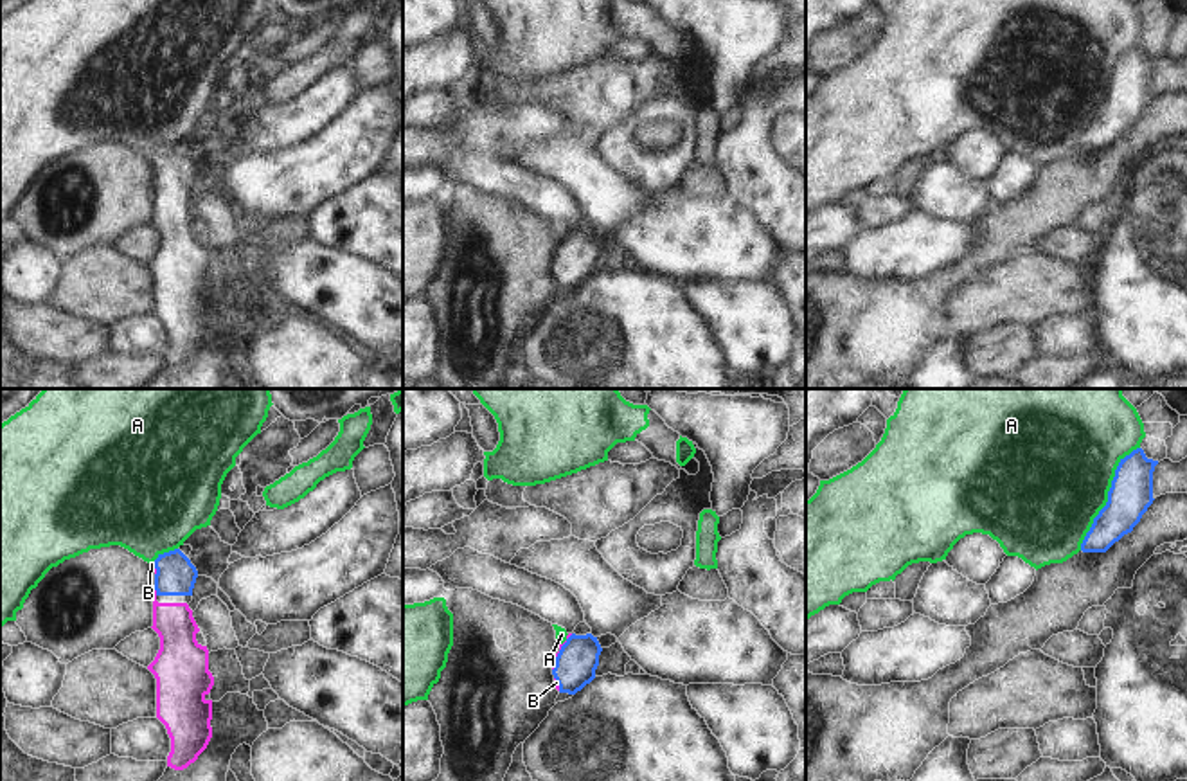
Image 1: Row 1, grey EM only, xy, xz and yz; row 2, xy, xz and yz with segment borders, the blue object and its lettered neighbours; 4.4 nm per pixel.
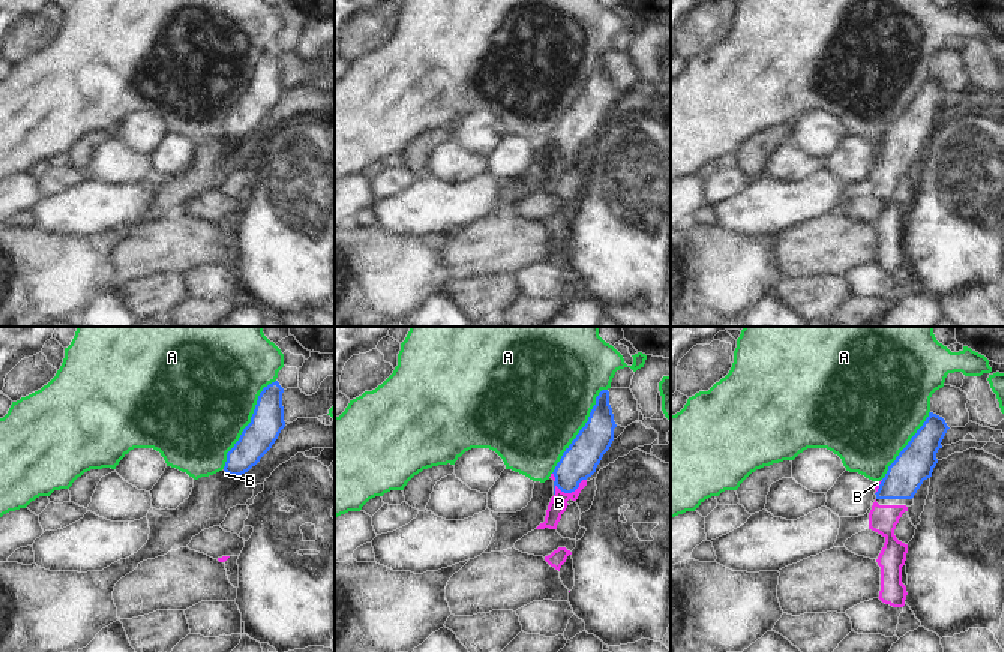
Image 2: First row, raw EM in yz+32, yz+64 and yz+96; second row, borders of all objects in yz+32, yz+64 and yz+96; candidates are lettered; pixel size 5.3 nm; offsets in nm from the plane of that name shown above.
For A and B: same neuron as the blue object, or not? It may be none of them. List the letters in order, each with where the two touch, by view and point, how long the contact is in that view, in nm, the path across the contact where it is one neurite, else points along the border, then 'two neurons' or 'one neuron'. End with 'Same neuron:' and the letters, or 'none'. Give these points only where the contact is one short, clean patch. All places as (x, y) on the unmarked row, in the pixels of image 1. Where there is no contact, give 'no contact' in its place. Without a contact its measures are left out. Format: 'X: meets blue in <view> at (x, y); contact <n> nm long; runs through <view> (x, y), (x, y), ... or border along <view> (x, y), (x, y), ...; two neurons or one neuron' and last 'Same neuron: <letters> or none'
A: meets blue in yz at (1108, 94); contact 550 nm long; two neurons
B: meets blue in xz at (560, 249); contact 190 nm long; runs through xz (578, 256), (567, 256), (560, 249), (558, 249); one neuron
Same neuron: B

